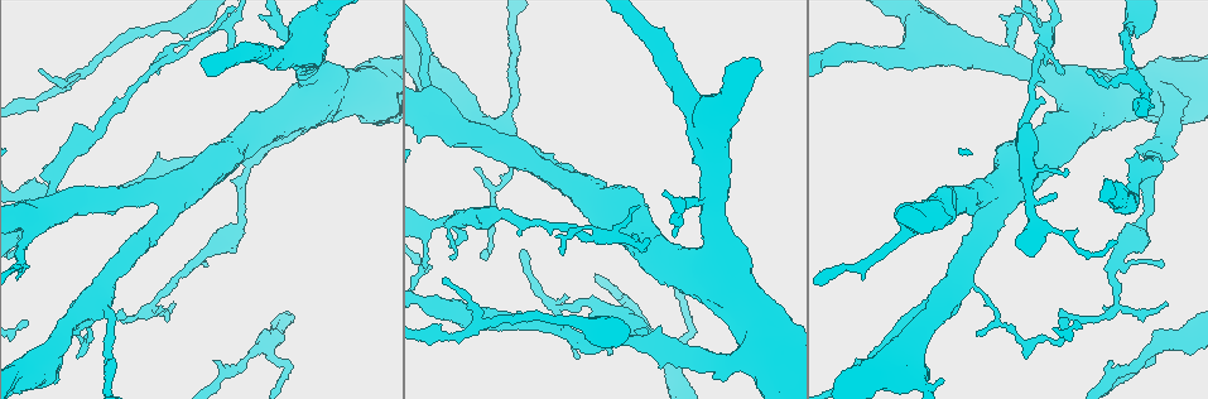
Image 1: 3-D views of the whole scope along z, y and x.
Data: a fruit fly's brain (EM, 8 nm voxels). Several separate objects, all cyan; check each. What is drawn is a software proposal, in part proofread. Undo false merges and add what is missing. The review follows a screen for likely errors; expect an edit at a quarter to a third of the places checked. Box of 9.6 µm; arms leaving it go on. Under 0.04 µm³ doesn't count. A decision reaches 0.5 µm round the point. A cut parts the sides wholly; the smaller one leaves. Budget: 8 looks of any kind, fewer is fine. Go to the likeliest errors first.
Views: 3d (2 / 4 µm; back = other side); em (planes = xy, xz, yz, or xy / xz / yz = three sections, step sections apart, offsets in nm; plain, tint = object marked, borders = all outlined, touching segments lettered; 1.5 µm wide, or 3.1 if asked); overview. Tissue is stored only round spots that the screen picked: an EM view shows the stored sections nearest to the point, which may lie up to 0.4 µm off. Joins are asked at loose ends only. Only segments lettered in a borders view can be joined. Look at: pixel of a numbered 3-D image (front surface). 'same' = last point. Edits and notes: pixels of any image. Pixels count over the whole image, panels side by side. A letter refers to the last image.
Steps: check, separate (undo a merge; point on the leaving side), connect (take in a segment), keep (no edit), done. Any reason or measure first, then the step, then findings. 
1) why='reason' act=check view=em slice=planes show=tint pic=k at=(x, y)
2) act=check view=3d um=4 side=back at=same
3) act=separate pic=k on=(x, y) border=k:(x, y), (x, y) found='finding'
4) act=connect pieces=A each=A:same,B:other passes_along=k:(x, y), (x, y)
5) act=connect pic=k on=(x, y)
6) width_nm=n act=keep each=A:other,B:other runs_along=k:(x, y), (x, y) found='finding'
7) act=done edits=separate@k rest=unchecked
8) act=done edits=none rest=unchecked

act=check view=em slice=planes show=tint pic=1 at=(1089, 69)

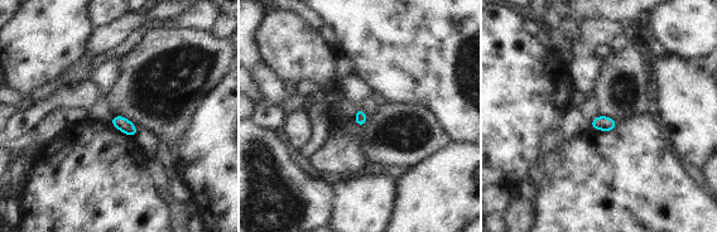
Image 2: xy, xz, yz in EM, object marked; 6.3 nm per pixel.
why='see the neighbours' act=check view=em slice=planes show=borders at=same

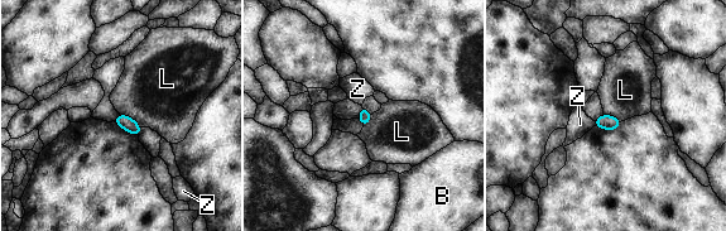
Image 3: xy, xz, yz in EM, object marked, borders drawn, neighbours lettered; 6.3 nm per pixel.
act=keep each=B:other,L:other,Z:other border=3:(119, 112), (129, 115), (142, 126) found='none of them fits'

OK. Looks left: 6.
why='branch stops here' act=check view=em slice=planes show=borders pic=1 at=(673, 232)

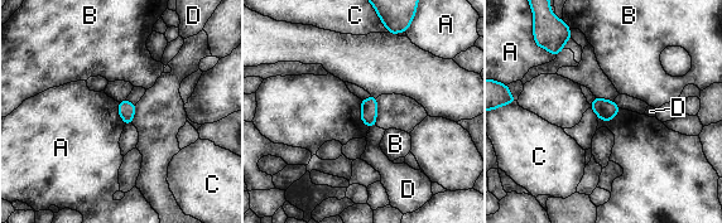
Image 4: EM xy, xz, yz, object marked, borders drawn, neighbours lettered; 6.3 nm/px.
longest_contact=A:200nm act=keep each=A:other,B:other,C:other,D:other border=4:(360, 100), (360, 120), (369, 129) found='none of them fits'

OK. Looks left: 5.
why='free end' act=check view=3d um=4 side=back pic=1 at=(579, 357)

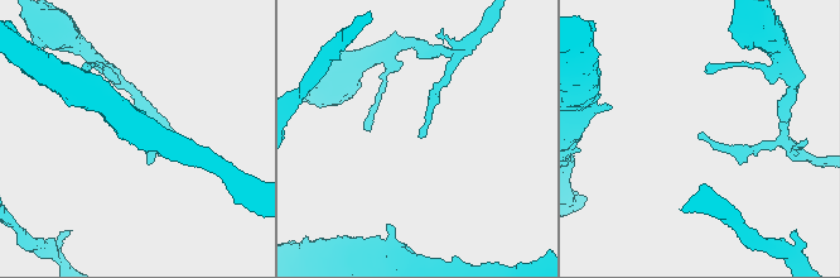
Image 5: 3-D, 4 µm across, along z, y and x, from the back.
why='now the EM' act=check view=em slice=planes show=borders pic=5 at=(698, 136)

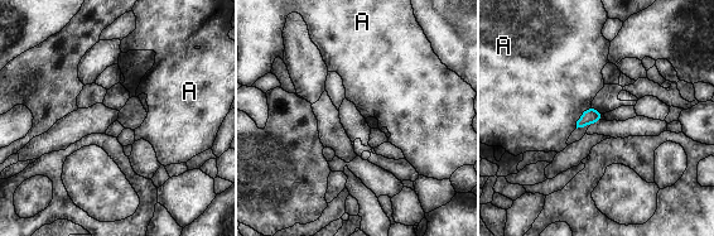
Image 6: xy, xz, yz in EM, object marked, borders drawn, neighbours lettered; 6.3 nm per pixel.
act=keep each=A:other border=6:(591, 106), (582, 114), (575, 128) found='no lettered segment goes on from it'

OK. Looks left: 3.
act=done edits=none rest=unchecked

